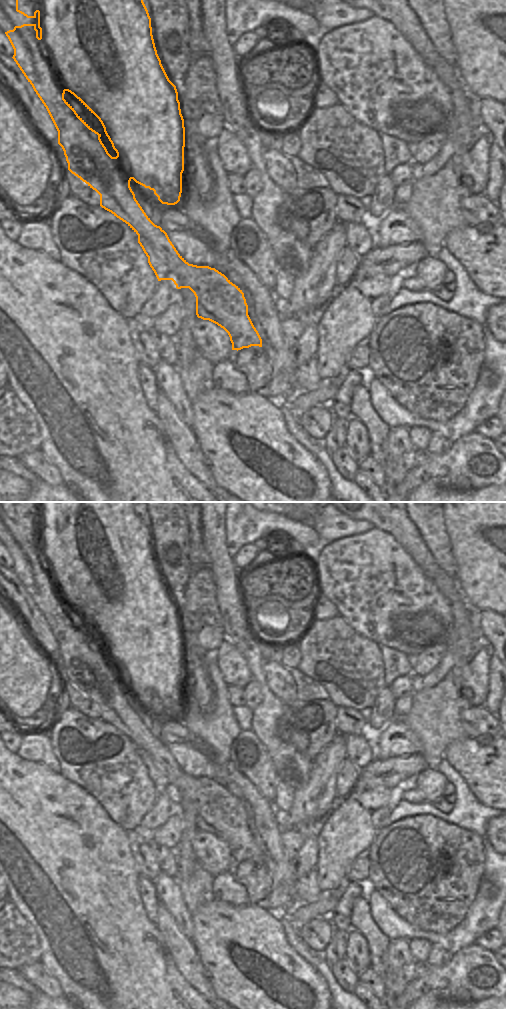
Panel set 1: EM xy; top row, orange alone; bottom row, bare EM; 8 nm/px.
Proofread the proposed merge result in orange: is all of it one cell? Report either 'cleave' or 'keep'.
cleave

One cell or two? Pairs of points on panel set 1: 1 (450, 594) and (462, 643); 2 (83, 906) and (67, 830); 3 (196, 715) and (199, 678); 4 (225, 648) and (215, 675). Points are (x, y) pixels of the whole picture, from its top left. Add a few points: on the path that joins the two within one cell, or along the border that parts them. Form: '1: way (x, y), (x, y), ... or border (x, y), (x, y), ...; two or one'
1: way (459, 606), (462, 613), (462, 631); one
2: way (78, 887), (75, 864), (67, 856), (67, 849); one
3: border (211, 684), (212, 707), (191, 700), (186, 724); two
4: border (213, 654), (221, 678), (228, 685); two

